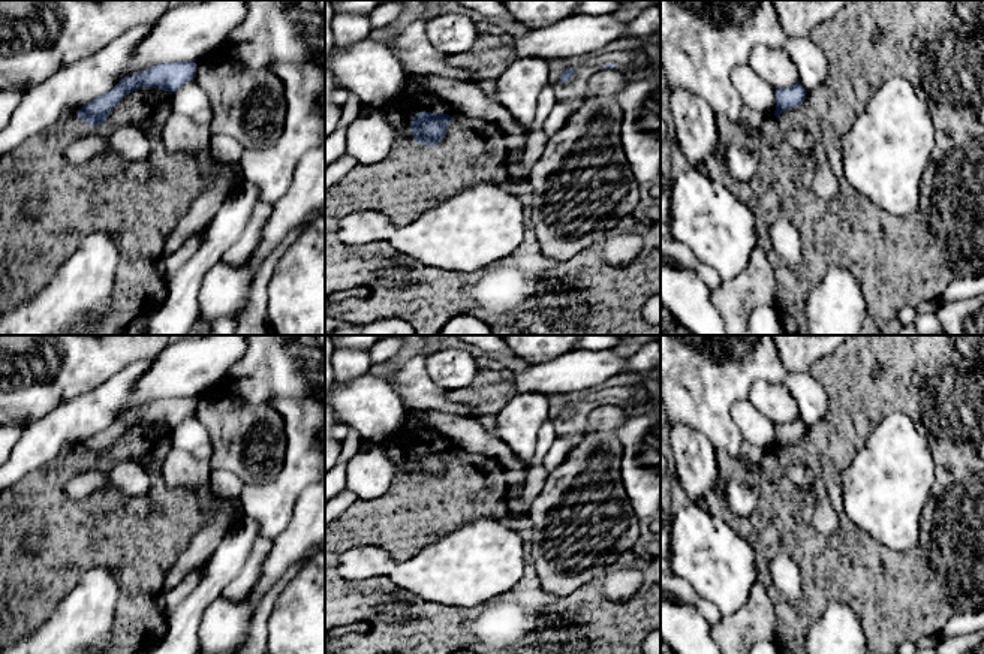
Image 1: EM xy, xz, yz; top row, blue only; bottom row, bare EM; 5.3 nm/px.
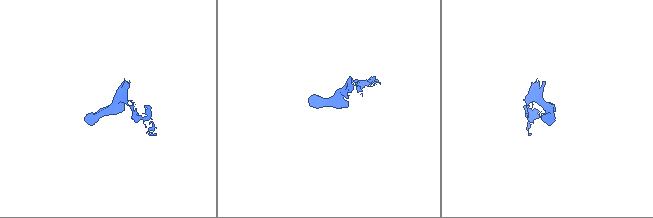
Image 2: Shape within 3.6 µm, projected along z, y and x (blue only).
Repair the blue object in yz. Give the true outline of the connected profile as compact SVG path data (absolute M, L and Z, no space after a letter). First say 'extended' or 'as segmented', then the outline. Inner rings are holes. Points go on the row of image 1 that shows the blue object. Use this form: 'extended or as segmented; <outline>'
as segmented; M800 82L789 88L776 90L776 111L774 115L780 117L782 112L798 108L806 99L806 90Z

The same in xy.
as segmented; M195 61L162 63L141 73L124 78L106 94L88 102L78 117L90 126L103 126L108 115L130 93L141 88L159 88L169 94L196 78Z

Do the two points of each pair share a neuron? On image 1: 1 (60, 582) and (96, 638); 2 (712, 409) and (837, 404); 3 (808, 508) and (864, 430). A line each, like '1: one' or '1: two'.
1: two
2: two
3: one

